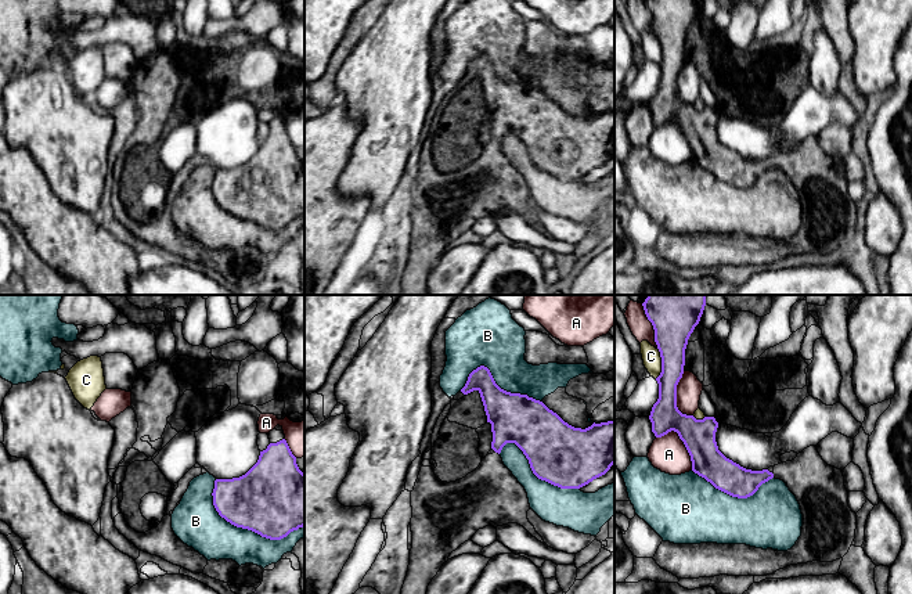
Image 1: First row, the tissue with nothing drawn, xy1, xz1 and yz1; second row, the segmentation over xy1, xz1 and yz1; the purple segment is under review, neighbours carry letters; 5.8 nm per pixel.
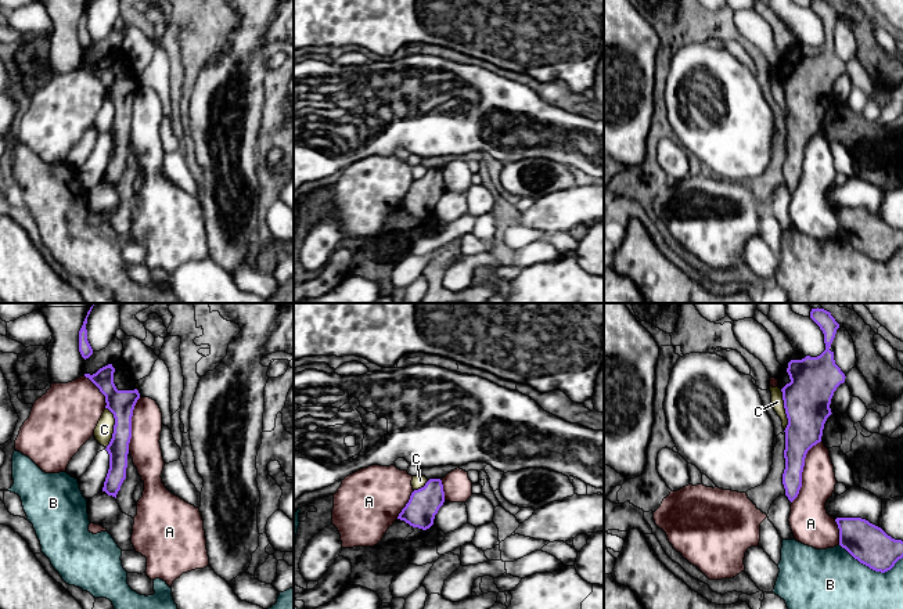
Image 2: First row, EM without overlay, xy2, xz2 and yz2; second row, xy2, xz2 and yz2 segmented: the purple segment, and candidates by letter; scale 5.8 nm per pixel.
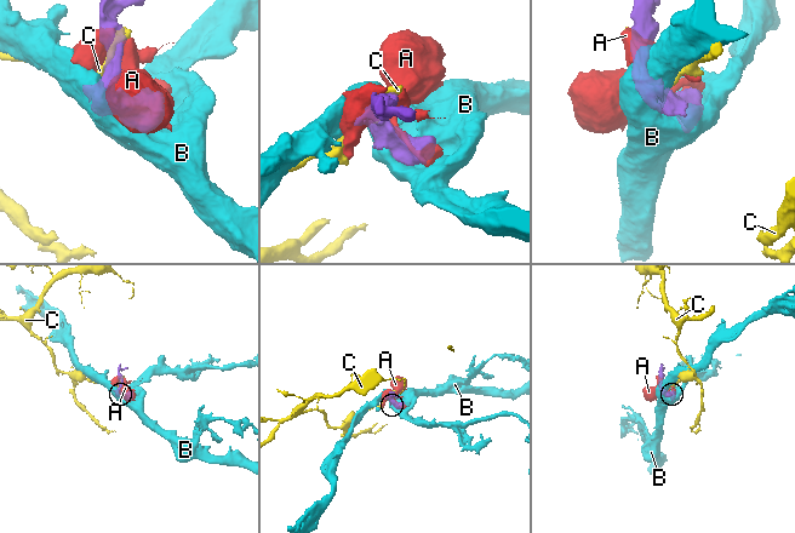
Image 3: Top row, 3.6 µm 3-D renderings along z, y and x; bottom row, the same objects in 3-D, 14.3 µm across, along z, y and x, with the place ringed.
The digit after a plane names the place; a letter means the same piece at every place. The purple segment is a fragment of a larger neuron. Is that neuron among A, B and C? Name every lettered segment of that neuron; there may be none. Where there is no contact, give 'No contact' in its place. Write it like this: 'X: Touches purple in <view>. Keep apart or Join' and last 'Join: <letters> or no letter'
A: Touches purple in yz2. Keep apart
B: Touches purple in xy1. Keep apart
C: Touches purple in xy2. Keep apart
Join: no letter

